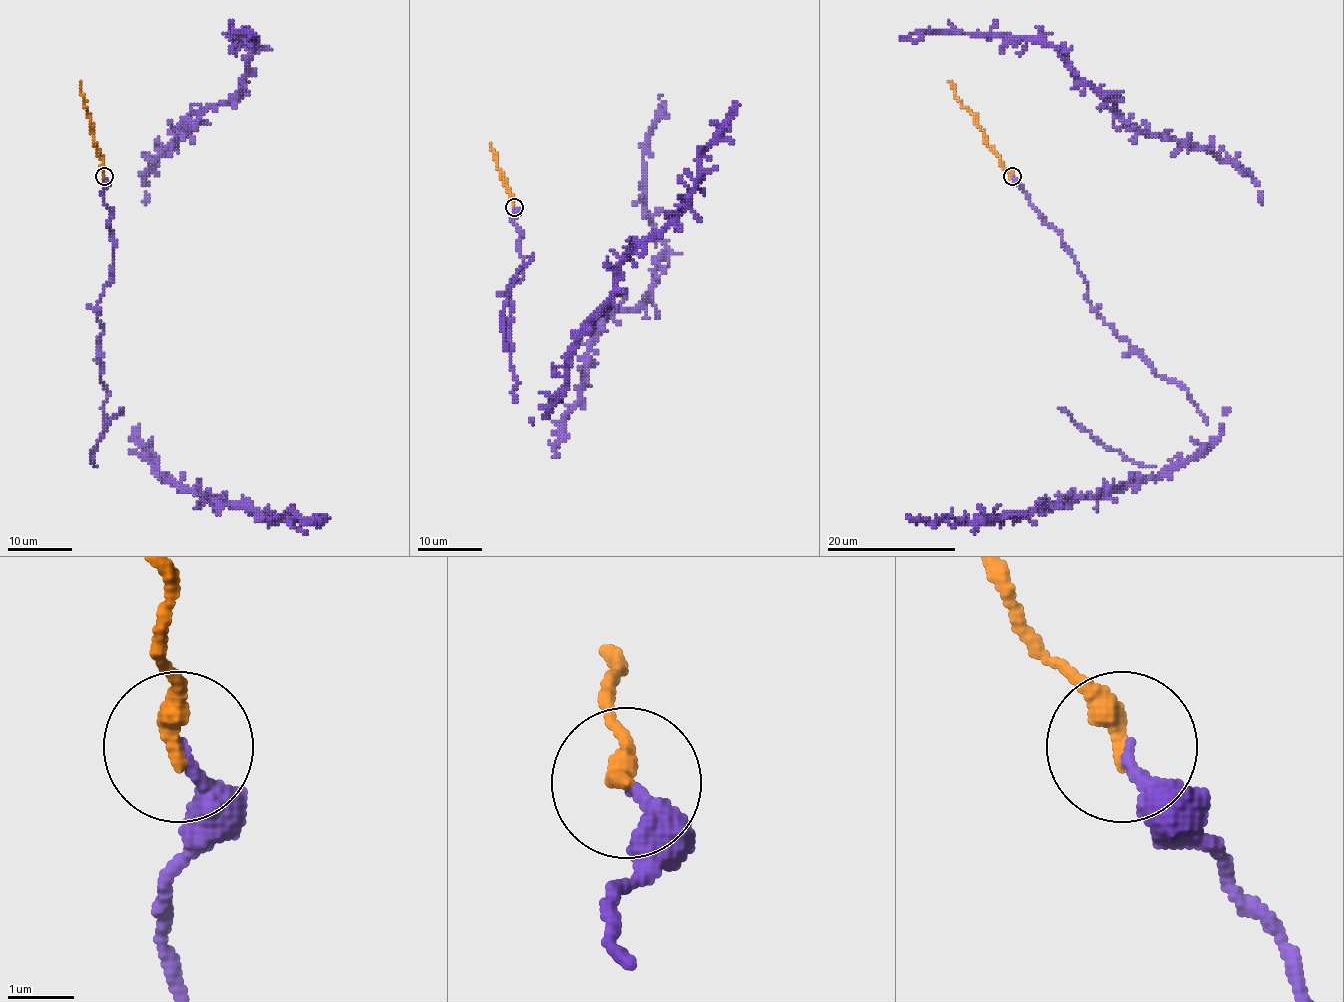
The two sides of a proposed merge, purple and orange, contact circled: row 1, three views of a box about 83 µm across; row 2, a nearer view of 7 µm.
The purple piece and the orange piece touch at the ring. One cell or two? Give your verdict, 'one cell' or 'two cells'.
one cell

